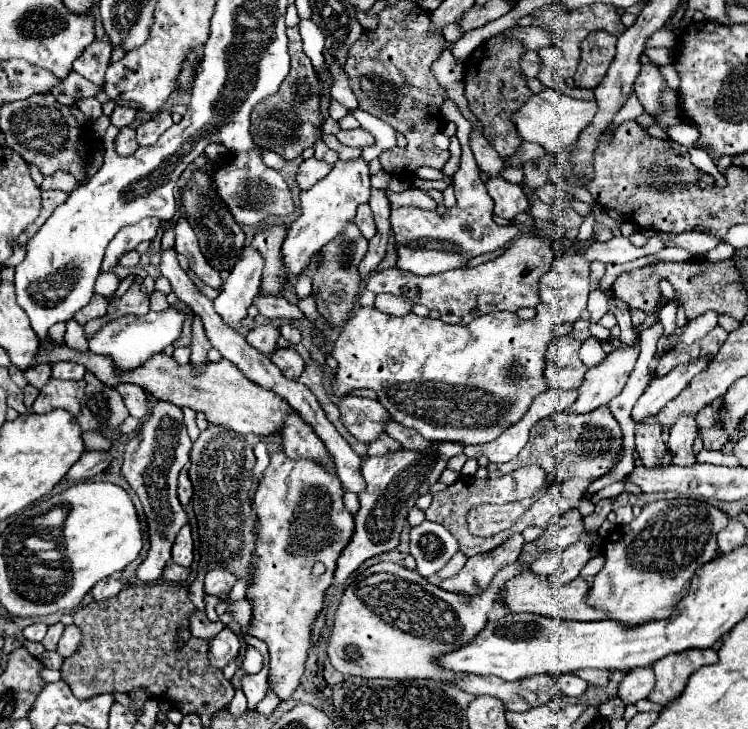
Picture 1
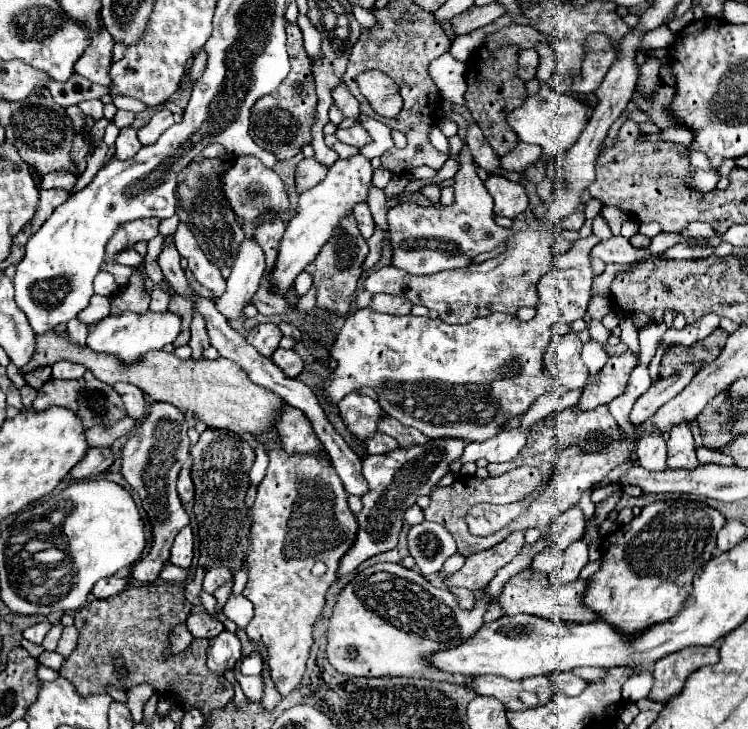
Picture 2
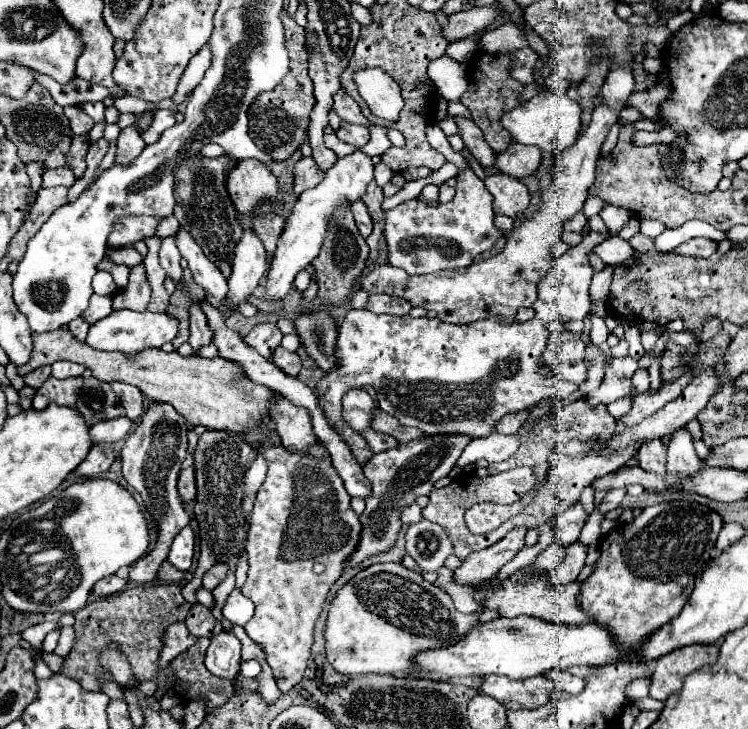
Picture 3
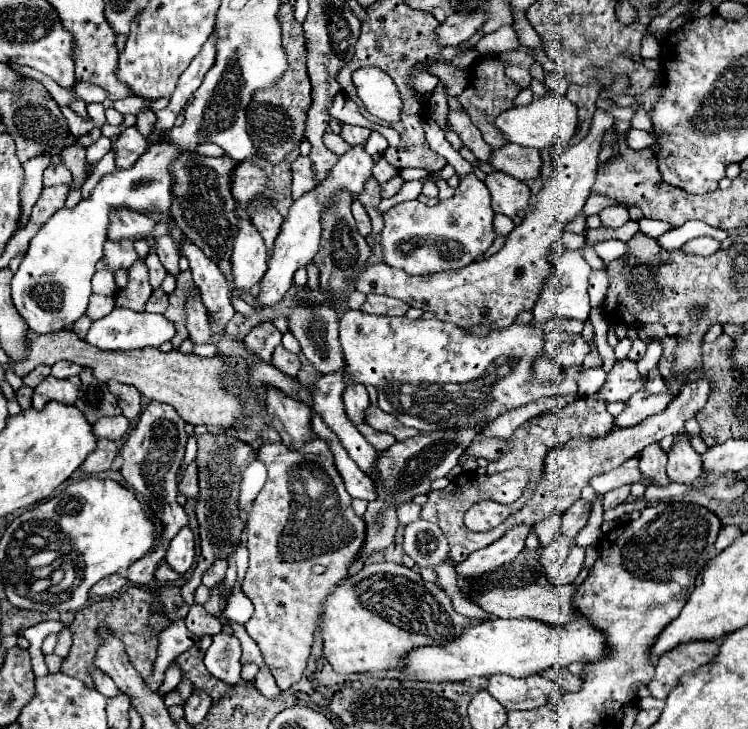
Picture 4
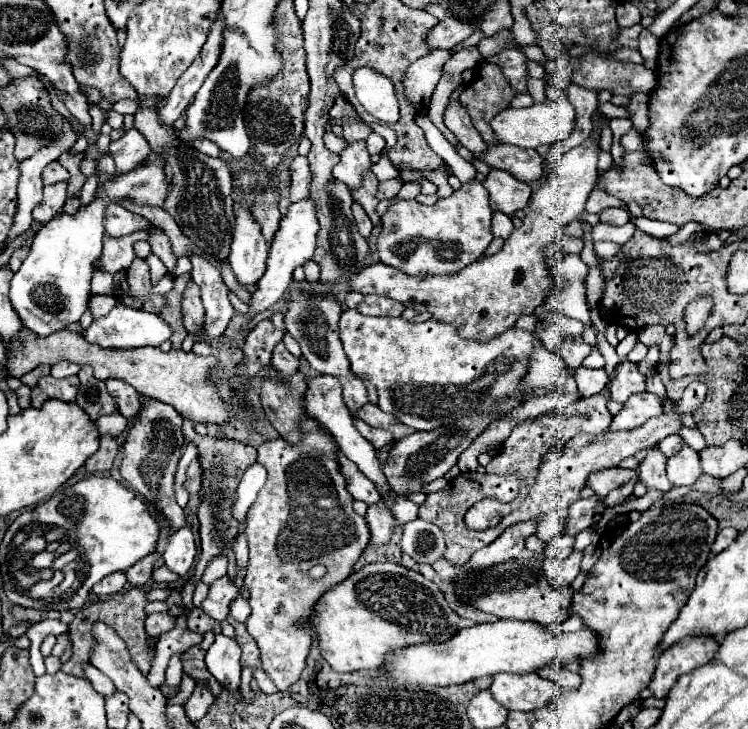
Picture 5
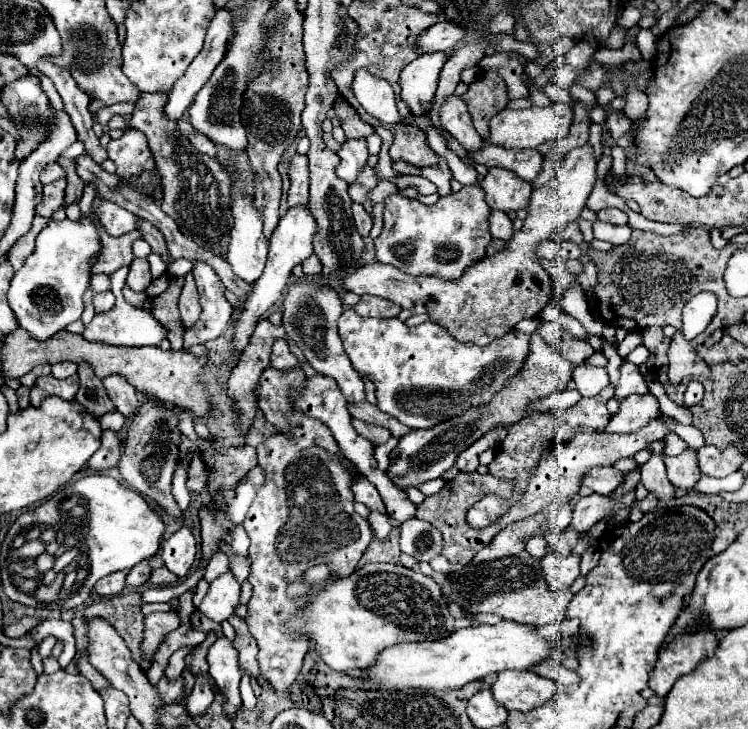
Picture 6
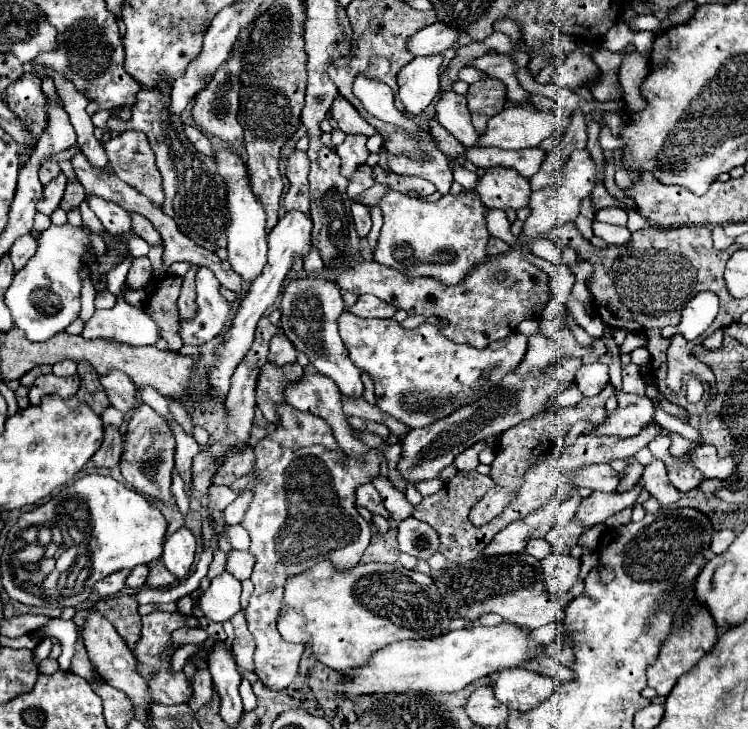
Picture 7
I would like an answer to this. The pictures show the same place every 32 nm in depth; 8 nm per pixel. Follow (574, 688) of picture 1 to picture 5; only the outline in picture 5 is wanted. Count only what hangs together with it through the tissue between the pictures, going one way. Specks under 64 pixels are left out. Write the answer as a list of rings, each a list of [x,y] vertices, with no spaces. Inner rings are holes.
[[[546,666],[544,670],[538,670],[538,674],[544,678],[550,678],[560,688],[578,688],[582,682],[580,674],[574,674],[574,672],[566,670],[564,666]]]

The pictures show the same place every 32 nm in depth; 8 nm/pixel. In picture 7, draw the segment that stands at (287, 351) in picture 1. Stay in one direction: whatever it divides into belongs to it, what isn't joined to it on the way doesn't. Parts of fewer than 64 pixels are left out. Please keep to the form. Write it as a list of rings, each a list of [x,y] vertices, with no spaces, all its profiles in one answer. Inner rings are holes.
[[[280,334],[270,342],[270,356],[268,358],[276,366],[286,366],[286,364],[296,362],[296,350],[294,350],[292,342]]]

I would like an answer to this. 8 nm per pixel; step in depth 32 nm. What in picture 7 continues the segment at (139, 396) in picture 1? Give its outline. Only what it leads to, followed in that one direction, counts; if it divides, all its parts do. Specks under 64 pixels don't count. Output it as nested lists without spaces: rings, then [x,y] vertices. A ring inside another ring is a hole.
[[[114,370],[106,376],[100,376],[100,382],[102,382],[102,386],[104,386],[104,390],[116,410],[120,410],[122,414],[128,414],[134,408],[136,388],[132,386],[132,382],[126,374],[122,374],[120,370]]]

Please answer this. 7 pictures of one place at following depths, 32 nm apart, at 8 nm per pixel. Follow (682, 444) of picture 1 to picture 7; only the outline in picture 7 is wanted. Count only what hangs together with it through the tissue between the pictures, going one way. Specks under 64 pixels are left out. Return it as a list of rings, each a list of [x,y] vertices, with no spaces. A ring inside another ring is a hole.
[[[686,456],[668,460],[666,468],[668,468],[668,478],[670,478],[672,486],[678,488],[680,492],[688,492],[688,490],[696,488],[702,480],[702,474],[696,470],[696,466],[692,462],[688,462]]]

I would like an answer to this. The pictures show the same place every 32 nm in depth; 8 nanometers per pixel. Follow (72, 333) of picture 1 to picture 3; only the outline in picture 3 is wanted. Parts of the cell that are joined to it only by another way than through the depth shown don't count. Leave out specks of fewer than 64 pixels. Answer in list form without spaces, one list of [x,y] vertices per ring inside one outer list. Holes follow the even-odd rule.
[[[76,318],[76,320],[72,320],[72,322],[68,324],[68,330],[76,336],[78,342],[84,342],[84,338],[86,338],[86,334],[88,334],[88,328],[90,328],[90,324],[84,322],[82,318]]]

